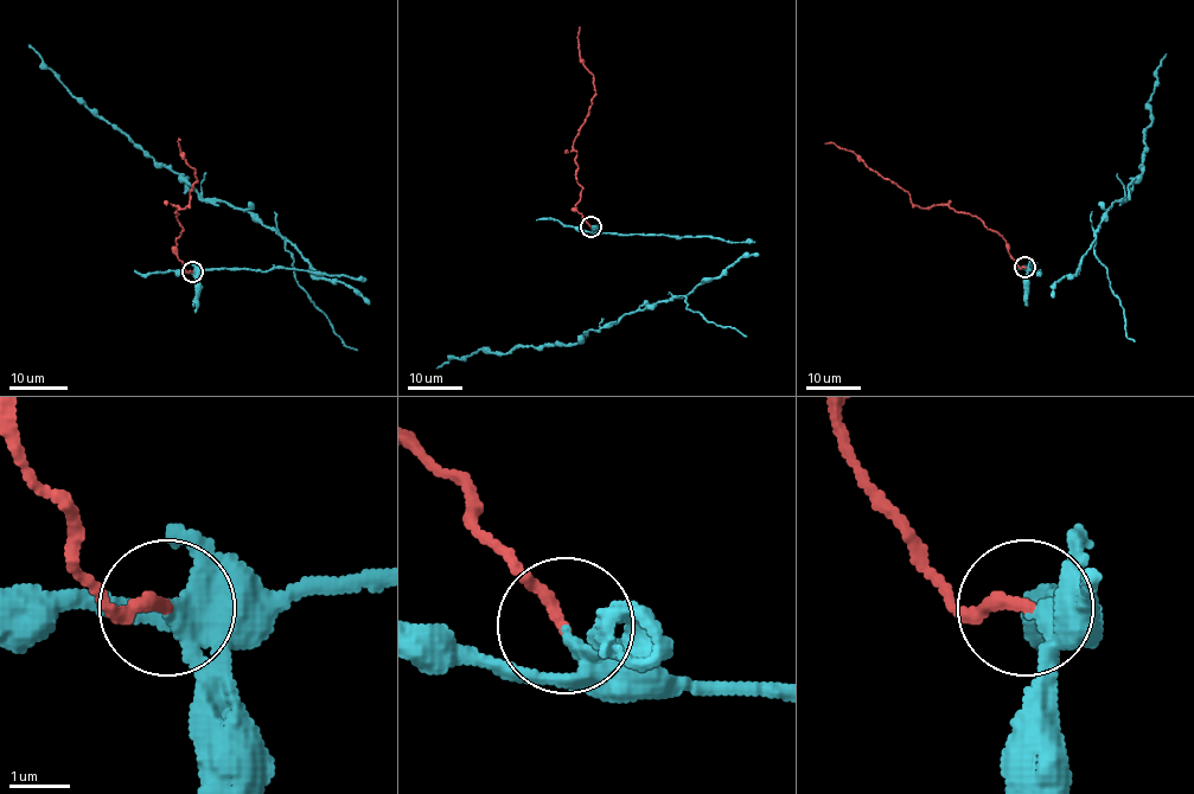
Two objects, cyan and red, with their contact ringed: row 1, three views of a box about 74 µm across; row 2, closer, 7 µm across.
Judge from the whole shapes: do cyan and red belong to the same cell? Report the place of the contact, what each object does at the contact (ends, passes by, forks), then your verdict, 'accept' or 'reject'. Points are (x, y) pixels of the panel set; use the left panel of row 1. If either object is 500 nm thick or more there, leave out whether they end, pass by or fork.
at (192, 271); cyan passes by; red ends there; reject

